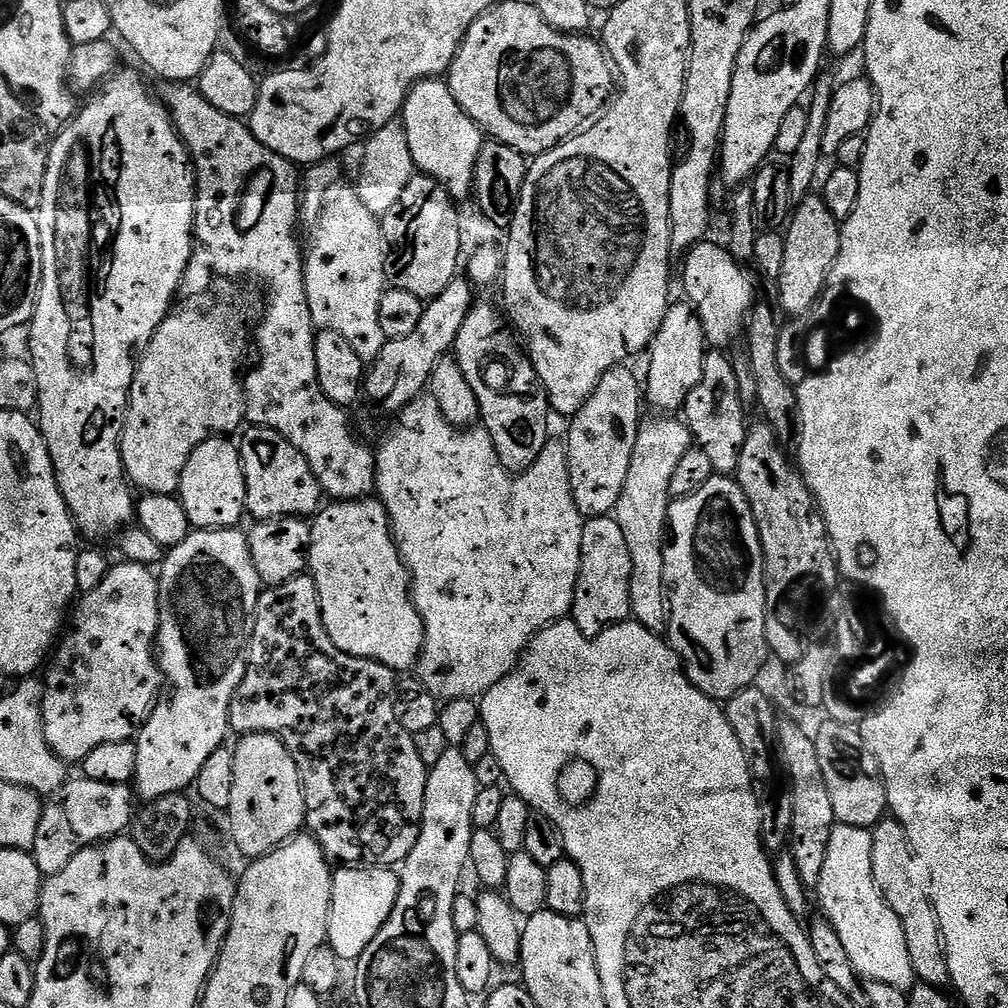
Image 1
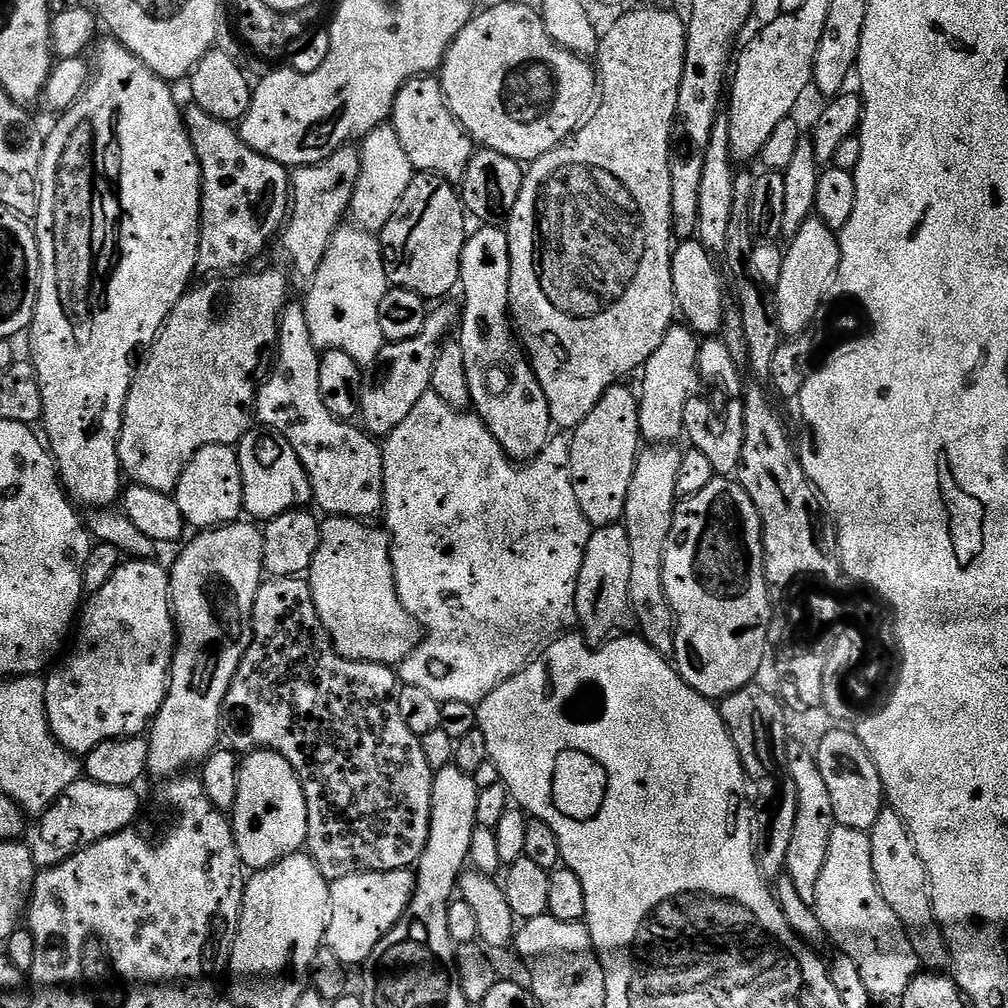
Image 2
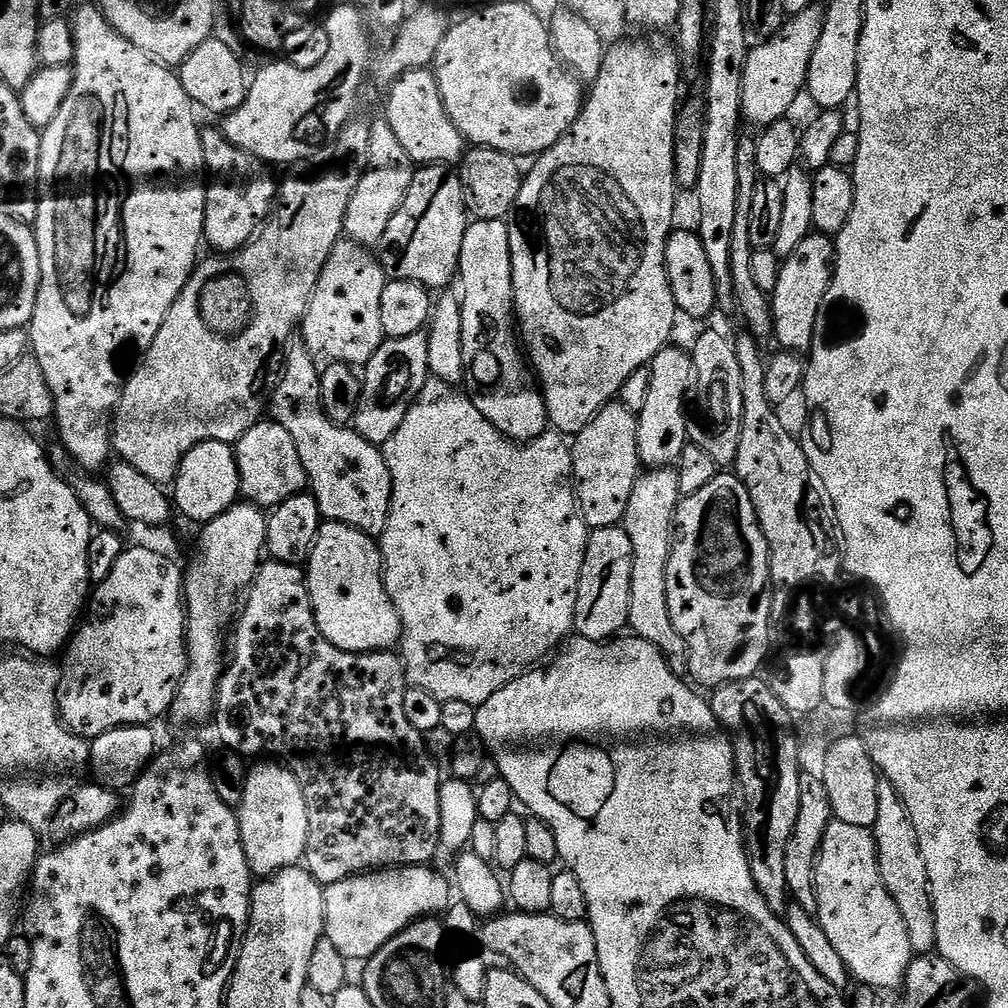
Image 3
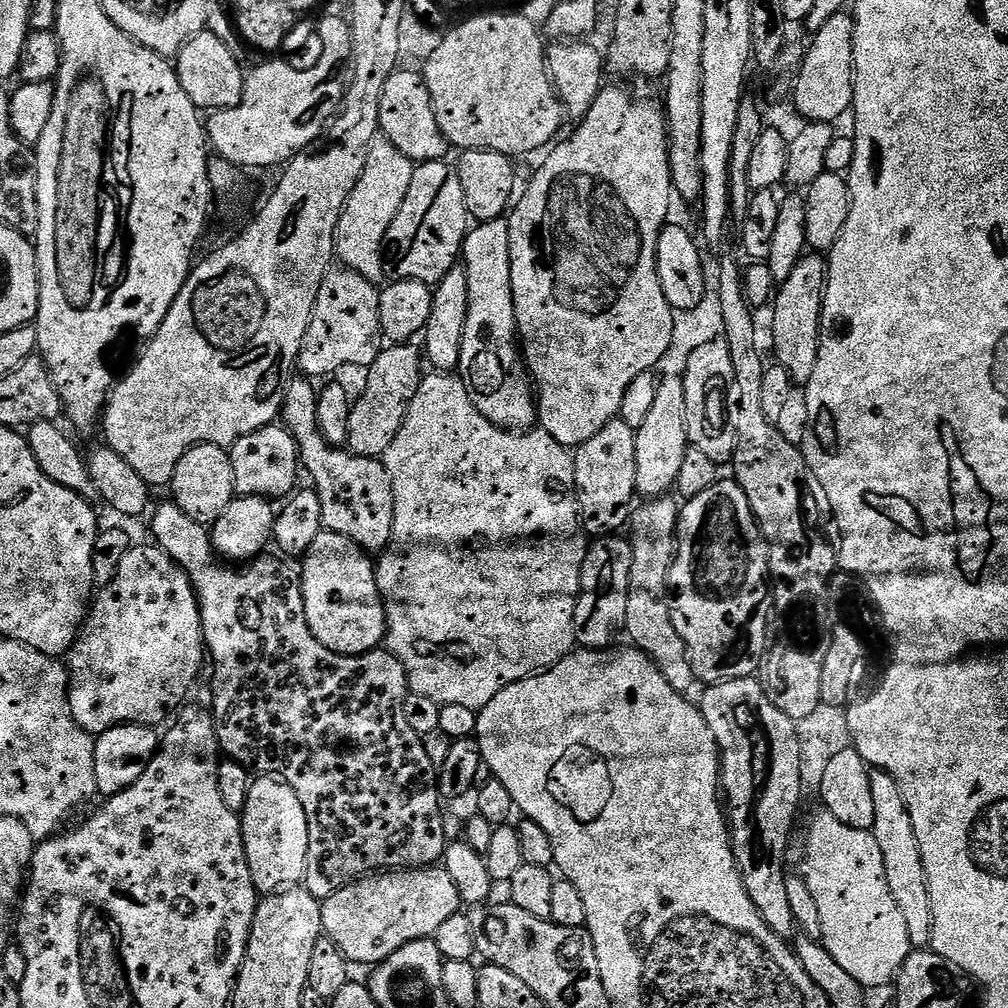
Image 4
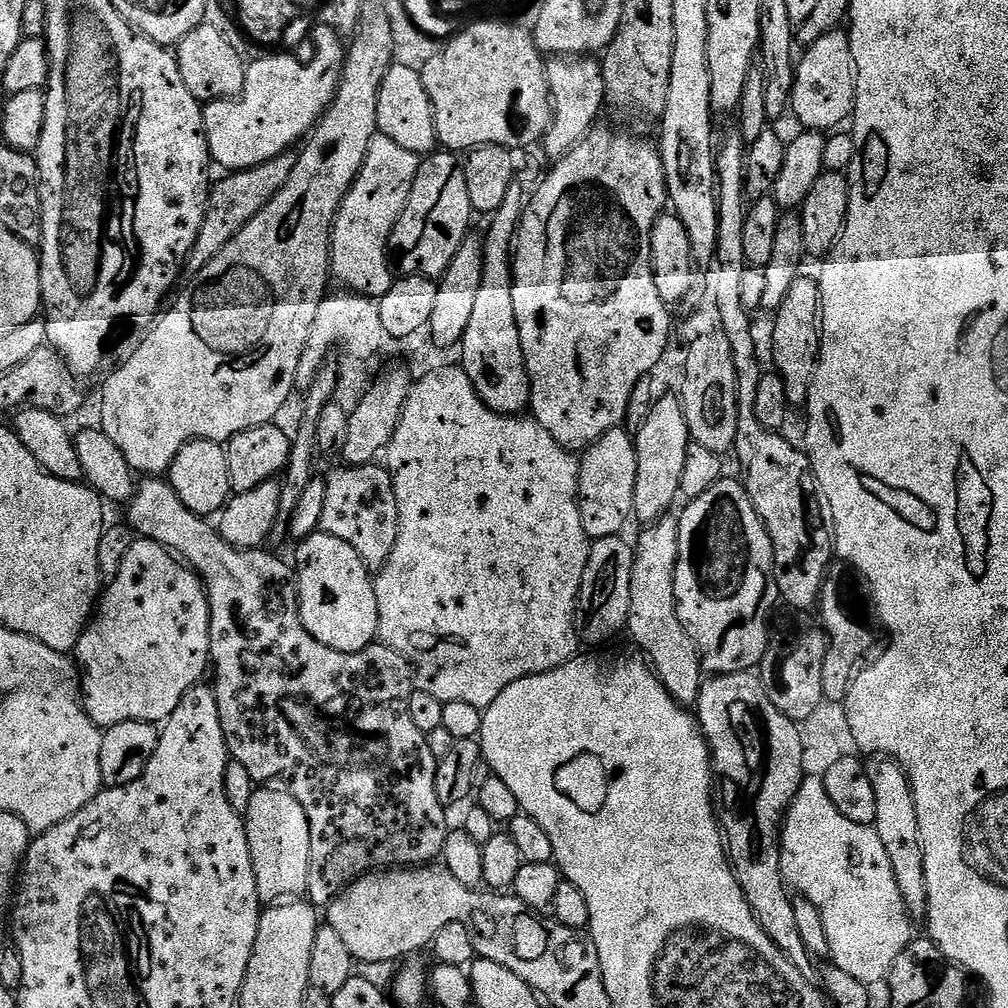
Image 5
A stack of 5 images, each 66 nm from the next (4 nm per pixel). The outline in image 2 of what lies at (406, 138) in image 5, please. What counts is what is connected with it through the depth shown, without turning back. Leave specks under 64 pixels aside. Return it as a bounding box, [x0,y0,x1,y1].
[390,75,474,182]

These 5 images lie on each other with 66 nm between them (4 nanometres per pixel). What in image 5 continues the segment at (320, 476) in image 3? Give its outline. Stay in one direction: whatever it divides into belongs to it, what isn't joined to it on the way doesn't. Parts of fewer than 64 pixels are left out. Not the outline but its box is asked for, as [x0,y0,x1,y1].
[319,462,400,570]

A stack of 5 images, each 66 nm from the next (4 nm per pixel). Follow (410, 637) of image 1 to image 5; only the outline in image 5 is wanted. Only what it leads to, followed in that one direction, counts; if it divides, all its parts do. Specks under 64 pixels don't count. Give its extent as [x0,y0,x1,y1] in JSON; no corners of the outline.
[294,530,378,652]

